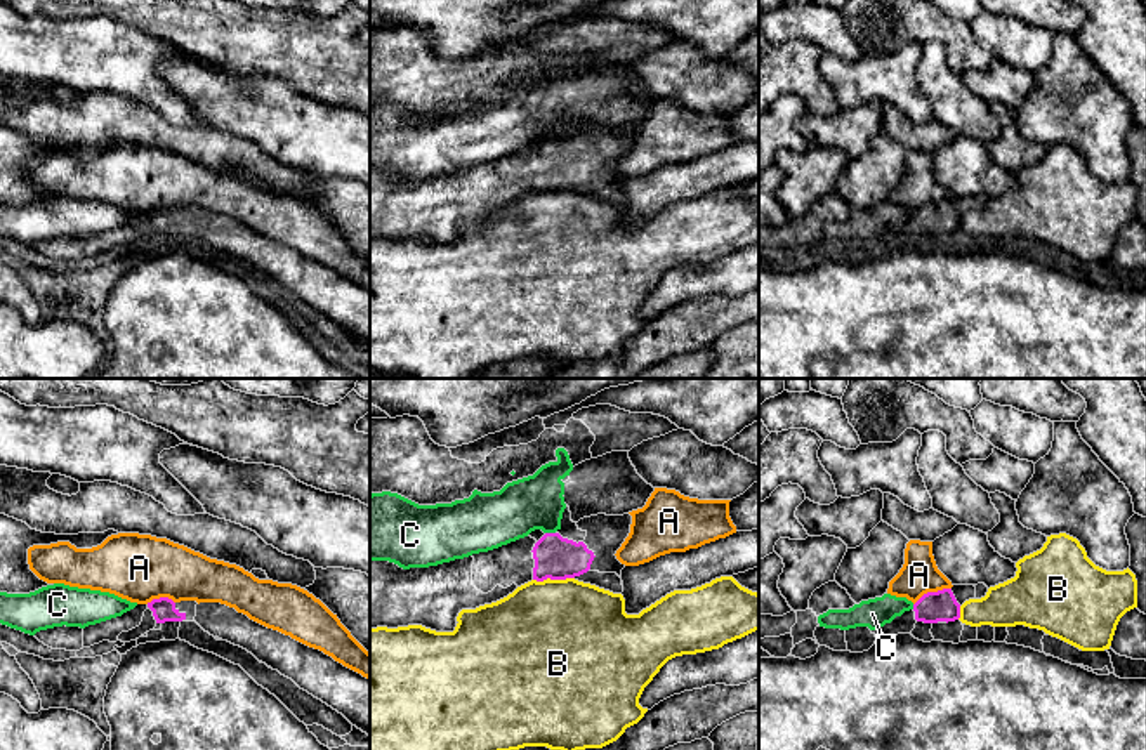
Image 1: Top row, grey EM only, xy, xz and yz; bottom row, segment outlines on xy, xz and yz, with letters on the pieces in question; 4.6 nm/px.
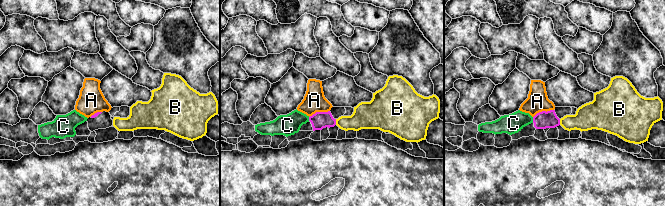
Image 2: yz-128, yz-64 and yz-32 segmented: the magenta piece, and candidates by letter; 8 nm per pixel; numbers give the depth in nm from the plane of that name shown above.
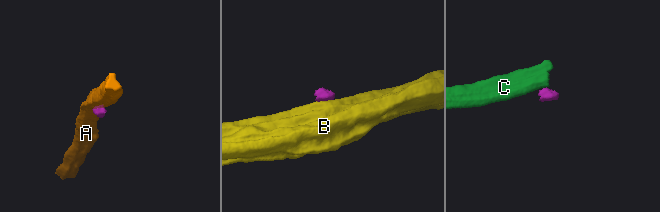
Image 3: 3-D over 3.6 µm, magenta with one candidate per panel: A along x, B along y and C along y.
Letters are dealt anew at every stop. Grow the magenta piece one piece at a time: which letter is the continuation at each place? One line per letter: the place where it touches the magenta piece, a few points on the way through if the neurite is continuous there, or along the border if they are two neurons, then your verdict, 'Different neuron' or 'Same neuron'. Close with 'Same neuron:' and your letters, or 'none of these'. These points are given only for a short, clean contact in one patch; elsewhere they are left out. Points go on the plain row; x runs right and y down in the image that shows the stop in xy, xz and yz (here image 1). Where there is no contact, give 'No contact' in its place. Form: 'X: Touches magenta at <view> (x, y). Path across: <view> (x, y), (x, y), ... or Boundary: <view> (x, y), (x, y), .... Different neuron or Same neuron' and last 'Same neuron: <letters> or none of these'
A: Touches magenta at yz (931, 203). Boundary: yz (950, 198), (928, 202), (914, 216). Different neuron
B: Touches magenta at xz (553, 190). Boundary: xz (573, 188), (533, 191). Different neuron
C: Touches magenta at xz (551, 144). Boundary: xz (546, 143), (554, 144). Different neuron
Same neuron: none of these

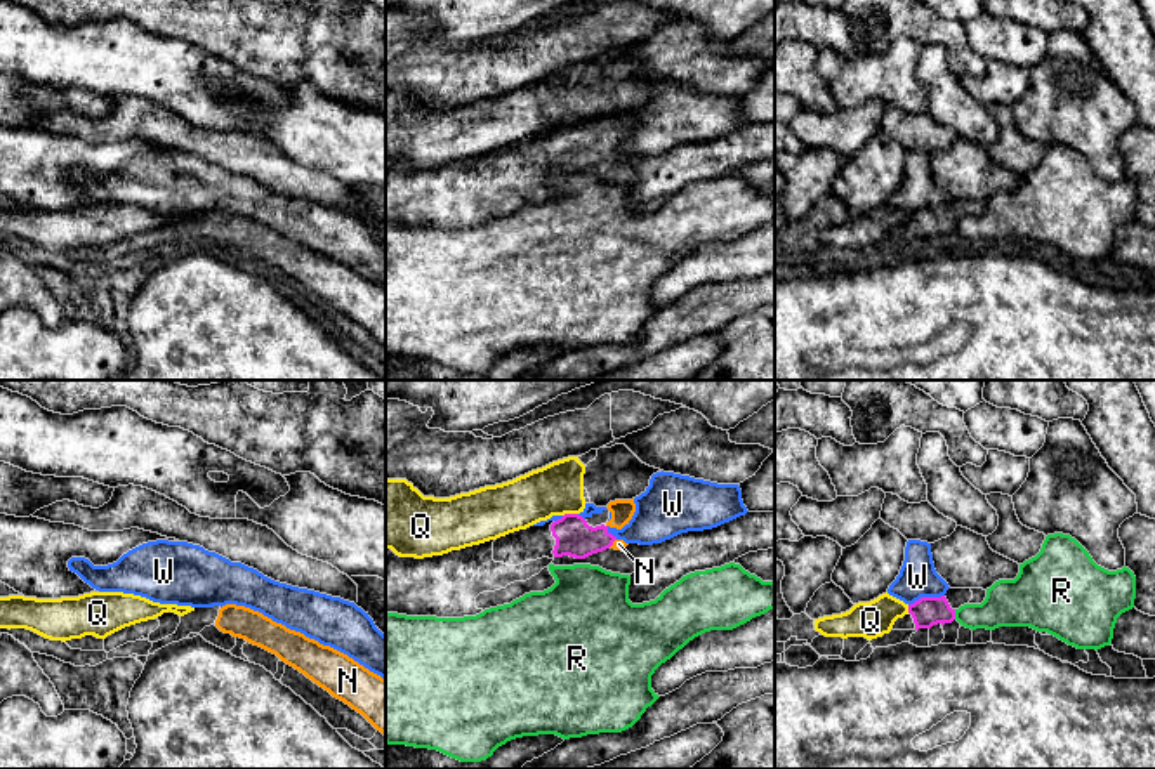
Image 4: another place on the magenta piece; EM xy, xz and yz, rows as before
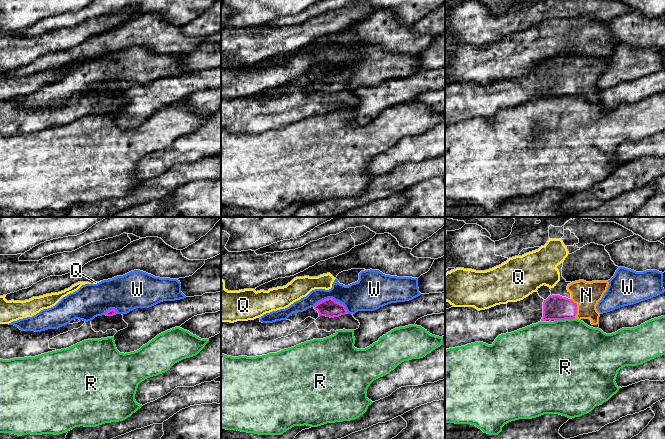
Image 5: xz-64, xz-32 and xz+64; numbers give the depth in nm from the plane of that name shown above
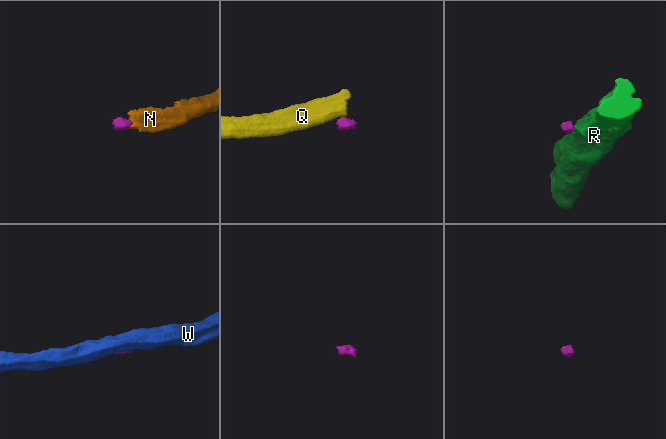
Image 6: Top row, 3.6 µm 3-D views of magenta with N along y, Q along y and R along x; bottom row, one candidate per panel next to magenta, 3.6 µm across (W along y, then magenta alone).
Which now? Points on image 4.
N: Touches magenta at xz (612, 155). Path across: xz (574, 148), (612, 155), (619, 155). Same neuron
Q: Touches magenta at xz (570, 125). Boundary: xz (577, 124), (563, 127). Different neuron
R: Touches magenta at yz (954, 226). Boundary: yz (954, 221), (956, 230). Different neuron
W: Touches magenta at yz (926, 209). Boundary: yz (943, 205), (919, 209), (909, 217). Different neuron
Same neuron: N

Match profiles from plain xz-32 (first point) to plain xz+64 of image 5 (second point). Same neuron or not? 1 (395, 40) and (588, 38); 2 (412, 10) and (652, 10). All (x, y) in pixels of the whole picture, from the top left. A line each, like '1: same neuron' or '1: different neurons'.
1: different neurons
2: same neuron

